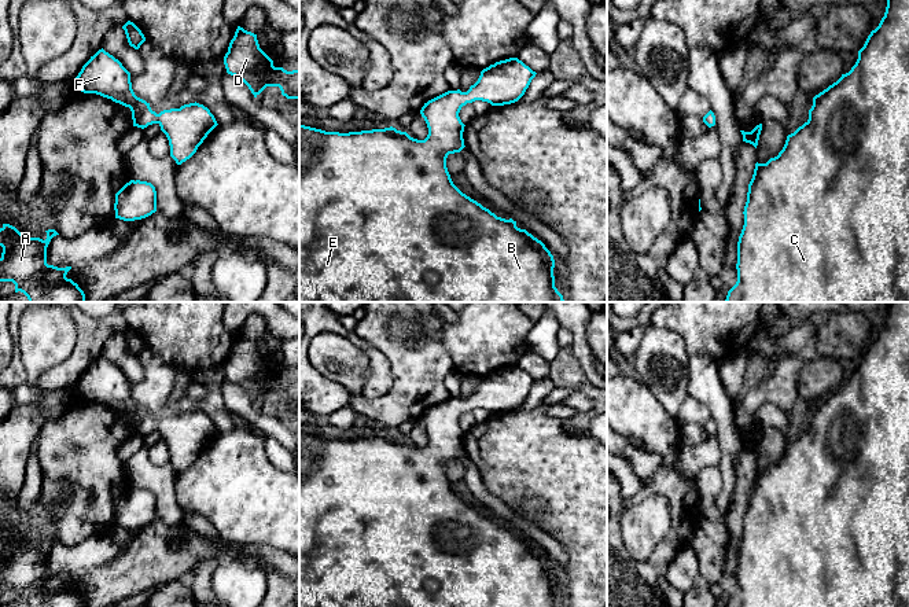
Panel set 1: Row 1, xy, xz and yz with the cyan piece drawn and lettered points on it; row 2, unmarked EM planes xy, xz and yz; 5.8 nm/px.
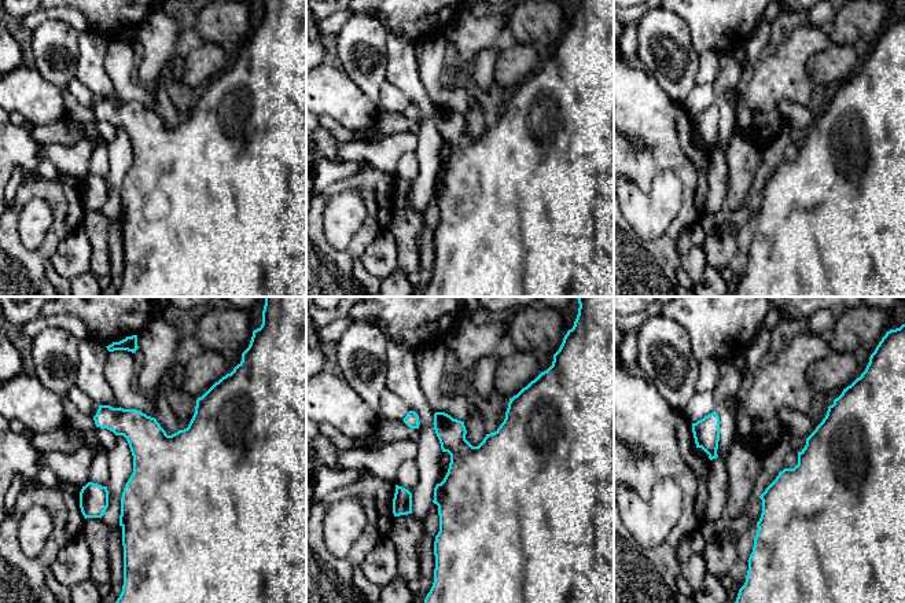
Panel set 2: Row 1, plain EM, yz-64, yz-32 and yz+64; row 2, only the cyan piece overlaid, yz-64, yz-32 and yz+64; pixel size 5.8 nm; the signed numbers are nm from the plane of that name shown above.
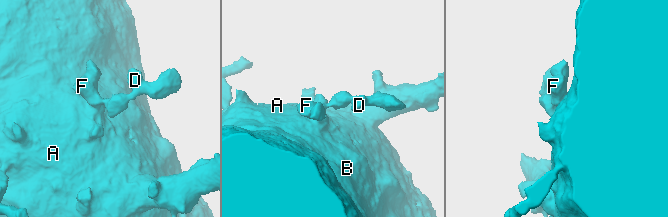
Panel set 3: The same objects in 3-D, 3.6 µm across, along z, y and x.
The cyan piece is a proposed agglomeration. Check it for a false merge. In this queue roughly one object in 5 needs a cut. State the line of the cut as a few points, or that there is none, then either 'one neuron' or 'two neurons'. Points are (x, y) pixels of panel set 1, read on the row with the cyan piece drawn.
cut none; one neuron

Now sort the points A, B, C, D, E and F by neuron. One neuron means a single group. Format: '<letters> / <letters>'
A B C D E F

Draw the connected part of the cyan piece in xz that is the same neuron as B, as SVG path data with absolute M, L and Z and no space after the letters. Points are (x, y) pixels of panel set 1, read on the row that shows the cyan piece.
M518 58L496 62L481 71L478 81L467 92L448 91L427 103L420 110L428 135L424 140L411 137L395 128L361 132L325 132L299 125L299 302L564 302L555 287L555 260L545 244L516 227L512 218L497 217L489 209L463 194L452 181L446 168L449 154L460 152L464 146L464 124L459 113L463 106L475 100L492 106L504 106L518 102L536 77L529 66Z

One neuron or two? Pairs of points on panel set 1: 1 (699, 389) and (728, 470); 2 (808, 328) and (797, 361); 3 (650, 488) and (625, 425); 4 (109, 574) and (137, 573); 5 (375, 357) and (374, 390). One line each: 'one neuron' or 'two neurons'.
1: one neuron
2: two neurons
3: one neuron
4: one neuron
5: one neuron

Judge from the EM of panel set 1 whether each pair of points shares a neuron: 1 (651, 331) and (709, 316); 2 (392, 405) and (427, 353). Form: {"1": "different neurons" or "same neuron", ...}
{"1": "different neurons", "2": "same neuron"}

